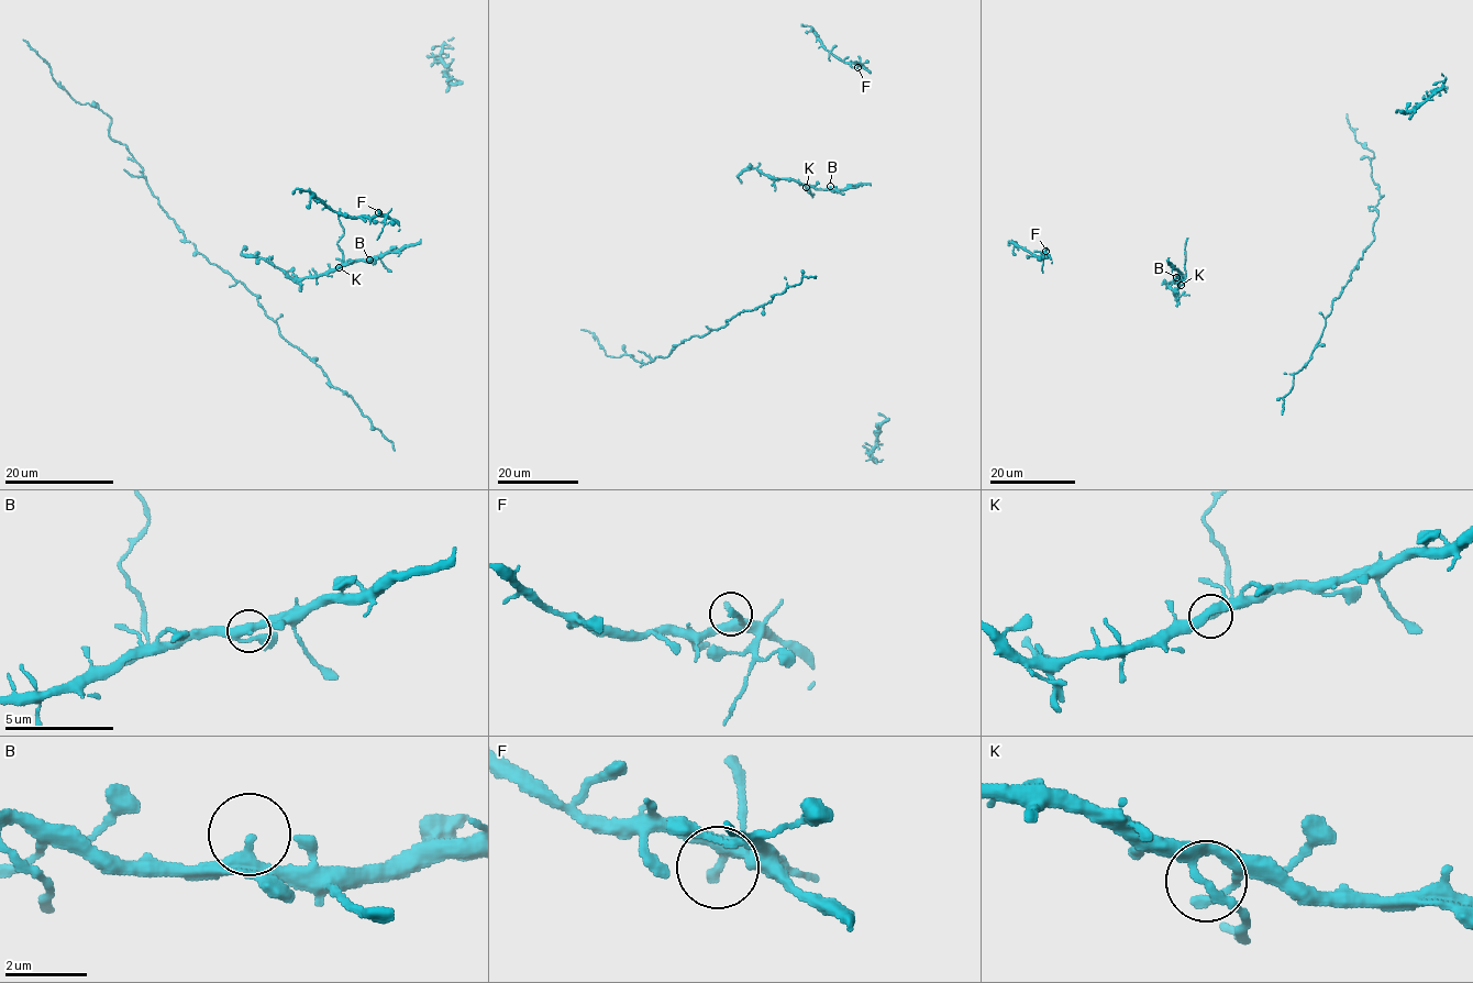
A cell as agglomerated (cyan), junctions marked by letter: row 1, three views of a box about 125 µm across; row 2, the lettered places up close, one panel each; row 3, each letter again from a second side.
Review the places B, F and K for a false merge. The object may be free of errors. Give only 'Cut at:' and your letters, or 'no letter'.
Cut at: K

